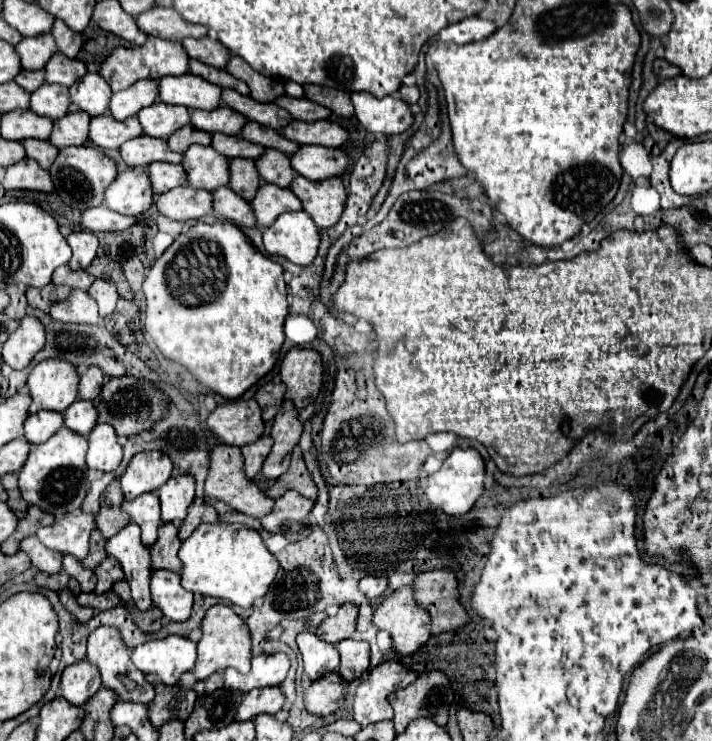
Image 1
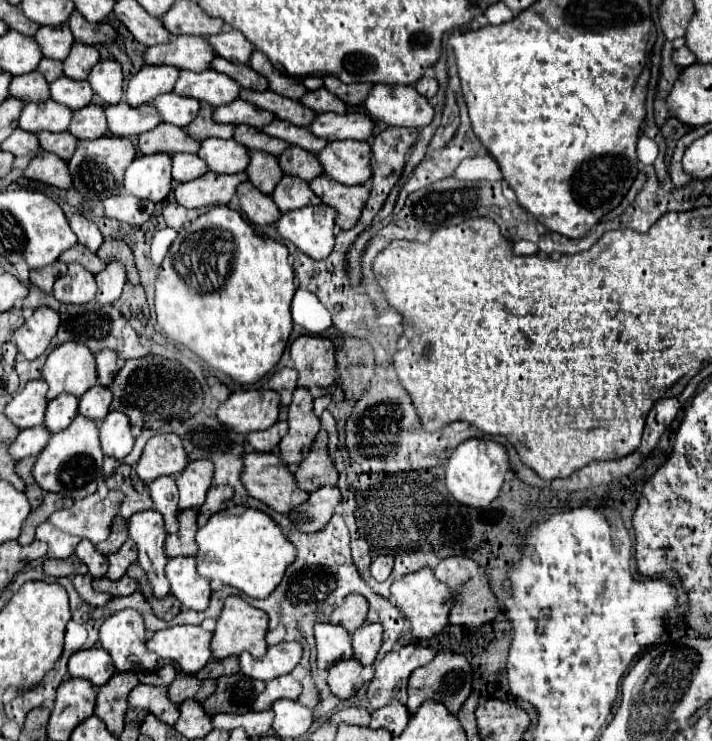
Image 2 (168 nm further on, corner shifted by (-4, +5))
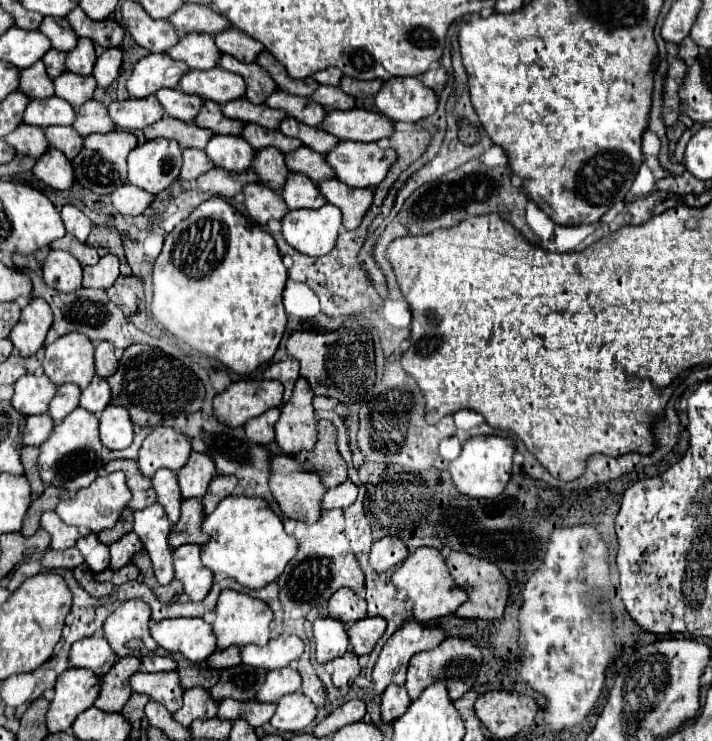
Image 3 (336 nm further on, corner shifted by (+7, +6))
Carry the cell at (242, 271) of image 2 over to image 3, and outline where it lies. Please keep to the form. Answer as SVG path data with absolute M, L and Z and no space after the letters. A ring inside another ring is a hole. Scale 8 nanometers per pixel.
M220 196L202 202L184 218L164 240L164 248L154 264L154 298L152 316L172 336L184 340L200 354L220 360L236 374L250 374L272 360L286 330L286 312L282 292L288 280L274 238L242 216Z

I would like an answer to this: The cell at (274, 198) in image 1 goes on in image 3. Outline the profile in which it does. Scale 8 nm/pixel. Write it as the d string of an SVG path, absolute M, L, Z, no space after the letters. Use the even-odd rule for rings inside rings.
M292 172L288 176L286 186L280 190L280 194L284 196L286 204L290 210L298 210L298 208L320 208L326 204L324 196L320 196L318 184L308 180L308 176L300 176L296 172Z

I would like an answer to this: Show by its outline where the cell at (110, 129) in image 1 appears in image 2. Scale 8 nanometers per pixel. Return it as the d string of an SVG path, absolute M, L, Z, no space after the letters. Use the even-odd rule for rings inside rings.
M125 101L105 107L107 131L115 137L135 137L161 123L159 113L151 105L129 107Z

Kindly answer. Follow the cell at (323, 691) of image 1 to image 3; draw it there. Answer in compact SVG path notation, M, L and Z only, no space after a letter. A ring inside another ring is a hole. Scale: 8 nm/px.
M346 652L344 656L332 660L332 666L334 666L334 672L332 672L332 680L334 680L334 686L340 688L340 690L348 690L356 676L360 674L360 664L358 664L358 656L354 652Z

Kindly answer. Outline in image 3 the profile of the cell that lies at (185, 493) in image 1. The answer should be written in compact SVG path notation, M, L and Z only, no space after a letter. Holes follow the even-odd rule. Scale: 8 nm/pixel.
M192 452L188 464L178 470L178 478L180 478L180 490L184 498L198 498L202 500L202 496L208 490L210 480L216 474L216 464L212 464L210 456L204 456L202 452Z

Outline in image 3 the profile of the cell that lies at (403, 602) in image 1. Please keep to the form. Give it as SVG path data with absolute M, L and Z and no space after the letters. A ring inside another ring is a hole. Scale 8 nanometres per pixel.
M424 546L414 550L394 572L392 582L398 590L404 590L410 600L414 600L414 618L418 622L430 622L434 618L442 618L448 614L454 614L456 608L468 600L468 594L462 588L456 588L456 582L452 580L448 566L444 566L444 556L438 548Z

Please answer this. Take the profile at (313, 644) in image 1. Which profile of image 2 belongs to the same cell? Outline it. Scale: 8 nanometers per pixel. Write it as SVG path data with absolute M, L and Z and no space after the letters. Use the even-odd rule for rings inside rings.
M317 623L315 645L317 645L317 667L319 669L329 669L339 659L351 657L351 635L339 625Z

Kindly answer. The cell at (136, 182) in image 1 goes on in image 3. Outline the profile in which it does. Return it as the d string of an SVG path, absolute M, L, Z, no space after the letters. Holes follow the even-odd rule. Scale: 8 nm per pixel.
M148 140L136 146L128 156L128 180L130 184L148 192L162 192L180 174L180 144L174 140Z

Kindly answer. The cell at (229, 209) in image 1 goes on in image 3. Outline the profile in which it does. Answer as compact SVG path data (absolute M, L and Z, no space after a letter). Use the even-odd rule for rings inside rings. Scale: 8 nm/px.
M248 184L244 188L244 196L246 196L244 204L250 218L260 226L266 226L266 222L272 218L282 220L288 212L284 198L264 184Z

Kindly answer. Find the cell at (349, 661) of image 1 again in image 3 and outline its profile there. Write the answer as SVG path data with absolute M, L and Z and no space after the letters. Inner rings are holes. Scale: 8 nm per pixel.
M380 616L374 618L362 618L350 624L348 628L348 636L352 642L352 650L362 656L362 654L370 654L372 648L376 646L376 642L380 640L380 636L386 630L386 620Z

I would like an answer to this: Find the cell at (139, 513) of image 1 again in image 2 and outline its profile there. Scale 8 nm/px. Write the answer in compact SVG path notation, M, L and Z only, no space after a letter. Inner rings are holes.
M159 477L149 483L149 495L153 499L153 509L163 515L165 531L177 531L177 485L173 477Z

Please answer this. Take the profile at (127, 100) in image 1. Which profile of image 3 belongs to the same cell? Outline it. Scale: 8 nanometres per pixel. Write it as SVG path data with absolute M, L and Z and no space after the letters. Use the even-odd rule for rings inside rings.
M148 54L136 62L128 78L128 92L134 98L146 98L160 88L178 86L180 76L188 70L184 62L172 60L168 54Z

